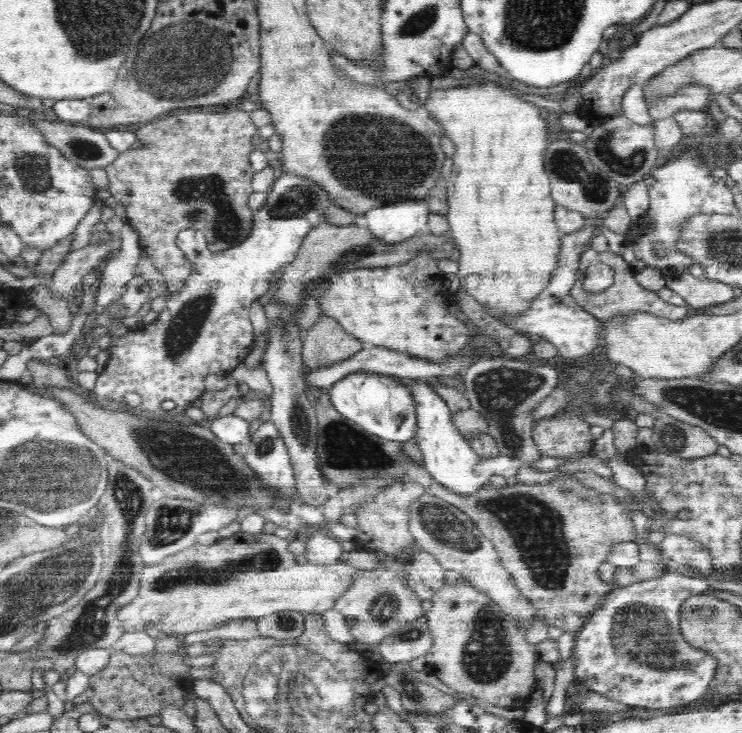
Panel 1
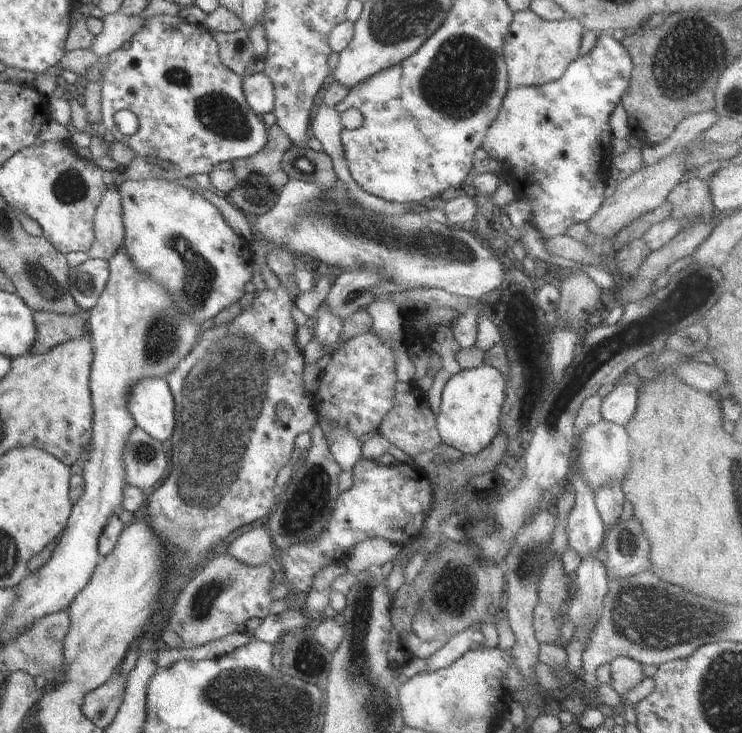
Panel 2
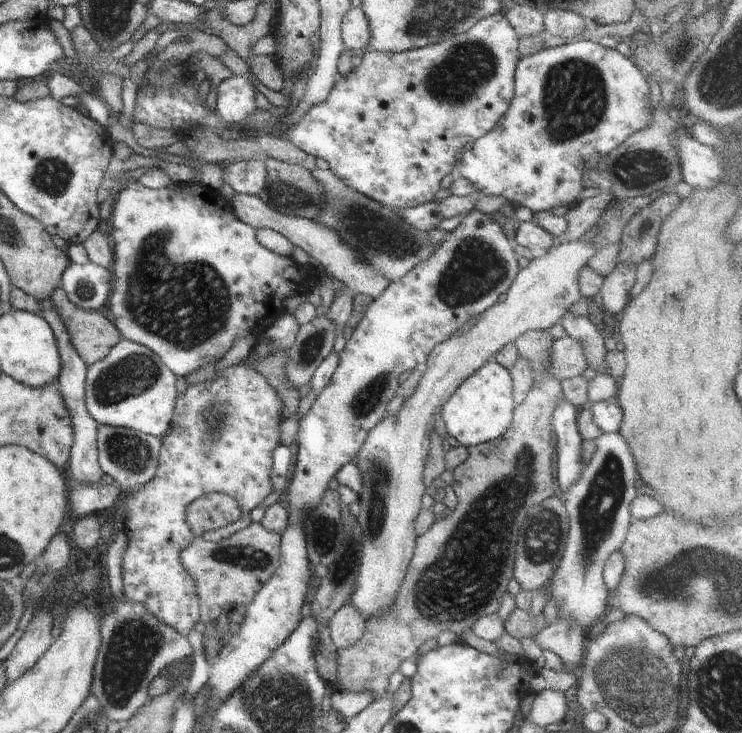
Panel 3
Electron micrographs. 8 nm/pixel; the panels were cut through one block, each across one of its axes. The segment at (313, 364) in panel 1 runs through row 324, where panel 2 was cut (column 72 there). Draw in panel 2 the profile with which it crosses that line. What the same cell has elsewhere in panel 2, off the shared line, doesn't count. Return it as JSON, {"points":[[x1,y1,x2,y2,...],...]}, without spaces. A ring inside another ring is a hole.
{"points":[[35,311,37,335,30,352,33,355,46,354,50,349,62,343,73,341,87,334,85,313,58,314]]}

